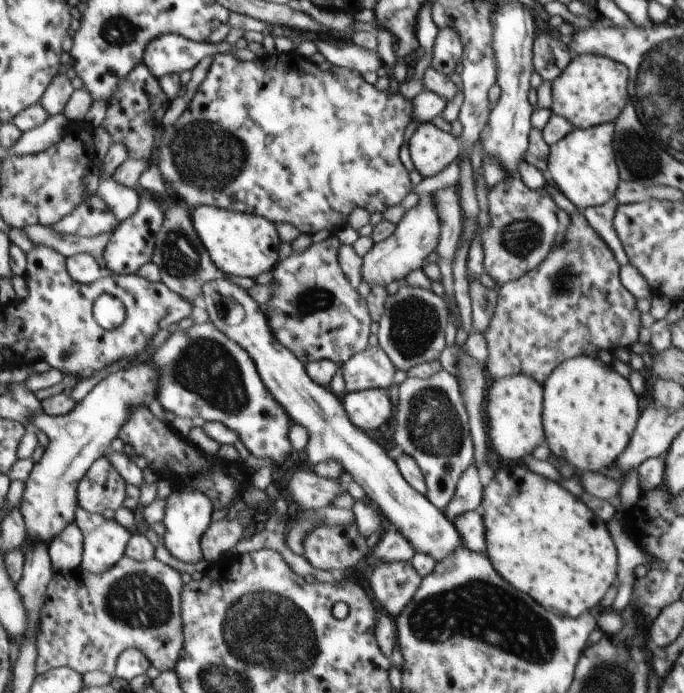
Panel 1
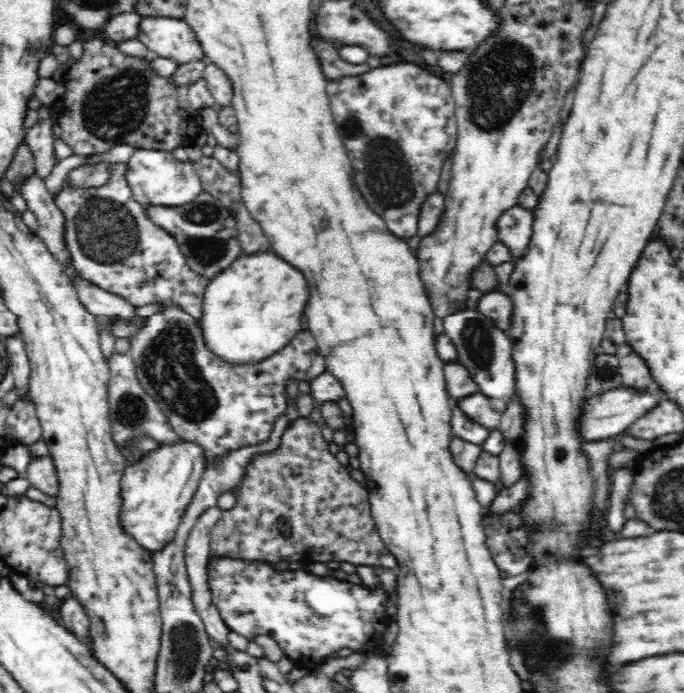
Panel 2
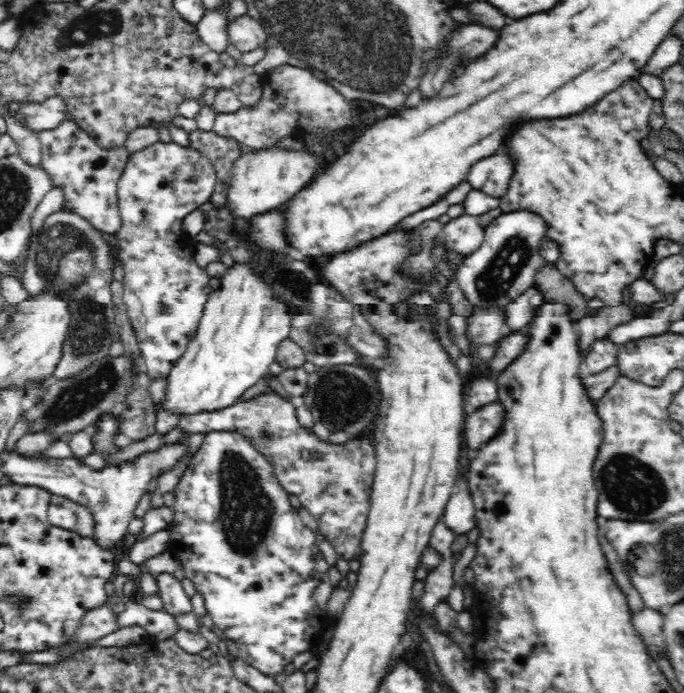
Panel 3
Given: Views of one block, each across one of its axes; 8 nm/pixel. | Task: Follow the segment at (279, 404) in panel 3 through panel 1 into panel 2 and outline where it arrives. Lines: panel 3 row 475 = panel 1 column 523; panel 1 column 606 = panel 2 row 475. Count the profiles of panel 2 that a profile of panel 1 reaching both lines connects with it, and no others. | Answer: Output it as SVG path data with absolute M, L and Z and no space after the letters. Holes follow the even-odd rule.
M308 417L296 420L283 432L279 449L254 457L245 468L243 483L236 490L236 506L221 512L219 521L210 533L208 562L214 557L246 557L252 561L290 563L297 560L298 554L304 554L321 563L337 560L354 565L384 566L389 569L398 565L395 556L385 548L379 537L371 516L368 490L350 477L349 471L336 459L334 451L334 448L324 442L318 421L310 422ZM278 518L286 518L286 524L278 523ZM262 557L264 560L261 560Z

